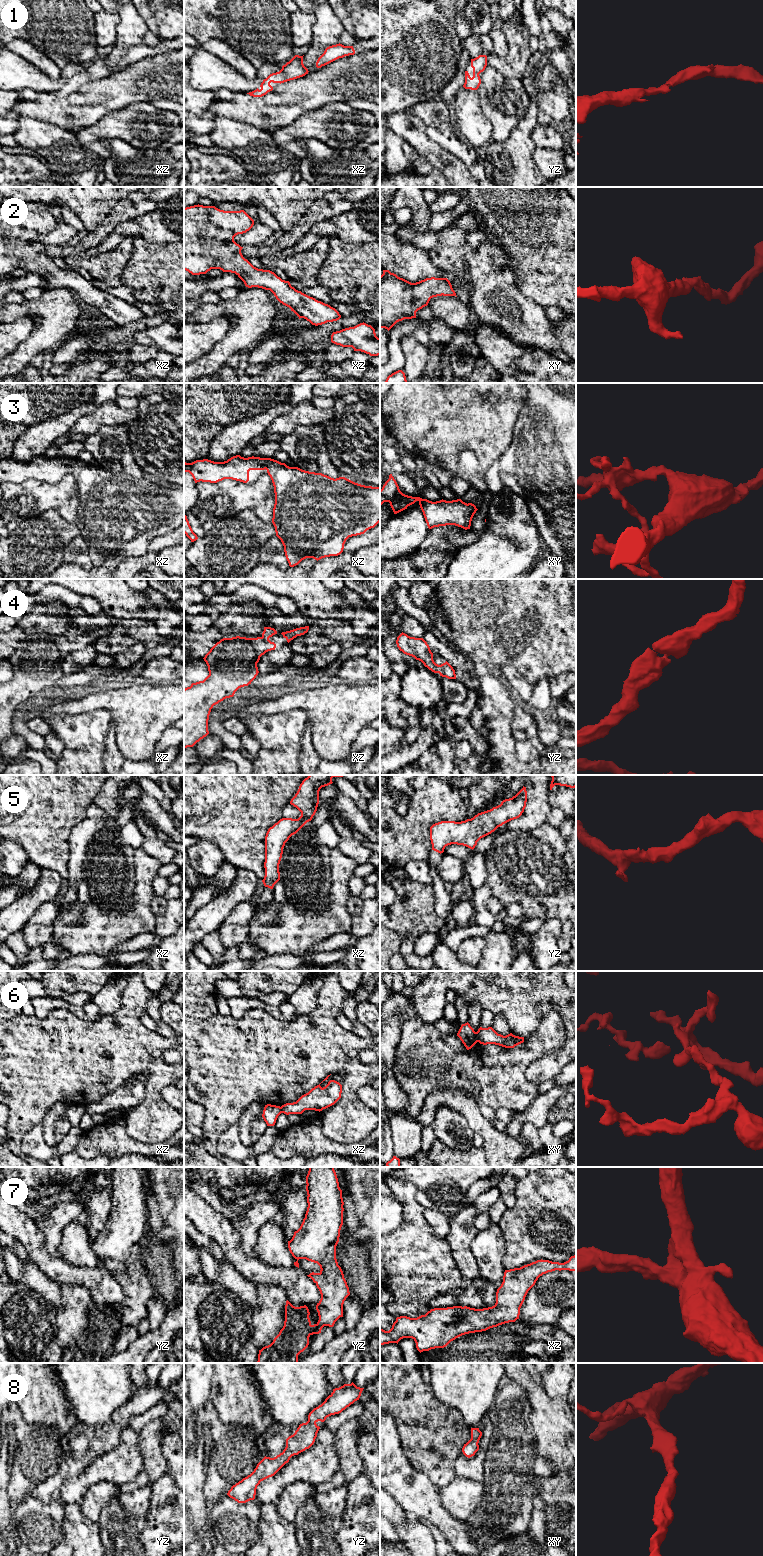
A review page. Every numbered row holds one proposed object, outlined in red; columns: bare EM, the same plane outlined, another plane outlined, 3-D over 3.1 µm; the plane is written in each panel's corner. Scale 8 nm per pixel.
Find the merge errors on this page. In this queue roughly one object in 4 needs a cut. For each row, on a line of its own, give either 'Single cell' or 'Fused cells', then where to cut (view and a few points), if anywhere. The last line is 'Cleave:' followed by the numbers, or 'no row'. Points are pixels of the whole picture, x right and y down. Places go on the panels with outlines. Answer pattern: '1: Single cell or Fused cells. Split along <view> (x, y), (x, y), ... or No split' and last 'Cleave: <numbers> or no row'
1: Single cell. No split
2: Single cell. No split
3: Single cell. No split
4: Single cell. No split
5: Single cell. No split
6: Fused cells. Split along xy (475, 1032), (477, 1041)
7: Single cell. No split
8: Single cell. No split
Cleave: 6

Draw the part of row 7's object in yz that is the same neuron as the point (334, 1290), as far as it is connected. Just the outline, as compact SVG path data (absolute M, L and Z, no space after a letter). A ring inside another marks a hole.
M309 1167L306 1184L307 1211L300 1228L288 1241L288 1248L297 1260L294 1262L296 1267L299 1268L299 1259L306 1259L320 1266L319 1273L312 1272L307 1275L321 1294L321 1299L316 1305L319 1320L312 1325L308 1307L306 1305L295 1307L287 1300L284 1326L270 1345L259 1350L257 1363L298 1363L298 1355L308 1347L309 1337L321 1333L324 1326L333 1327L335 1322L343 1317L343 1304L350 1295L343 1271L336 1259L336 1246L343 1225L344 1202L334 1167Z

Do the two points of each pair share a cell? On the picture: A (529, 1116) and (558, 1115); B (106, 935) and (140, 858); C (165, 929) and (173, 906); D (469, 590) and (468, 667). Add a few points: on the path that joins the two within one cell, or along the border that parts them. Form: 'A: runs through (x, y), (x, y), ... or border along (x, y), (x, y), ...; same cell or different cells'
A: border along (561, 1095), (549, 1110), (546, 1122); different cells
B: runs through (126, 920), (141, 905), (142, 878); same cell
C: runs through (167, 923), (173, 917), (173, 912); same cell
D: border along (467, 655), (469, 657); different cells

